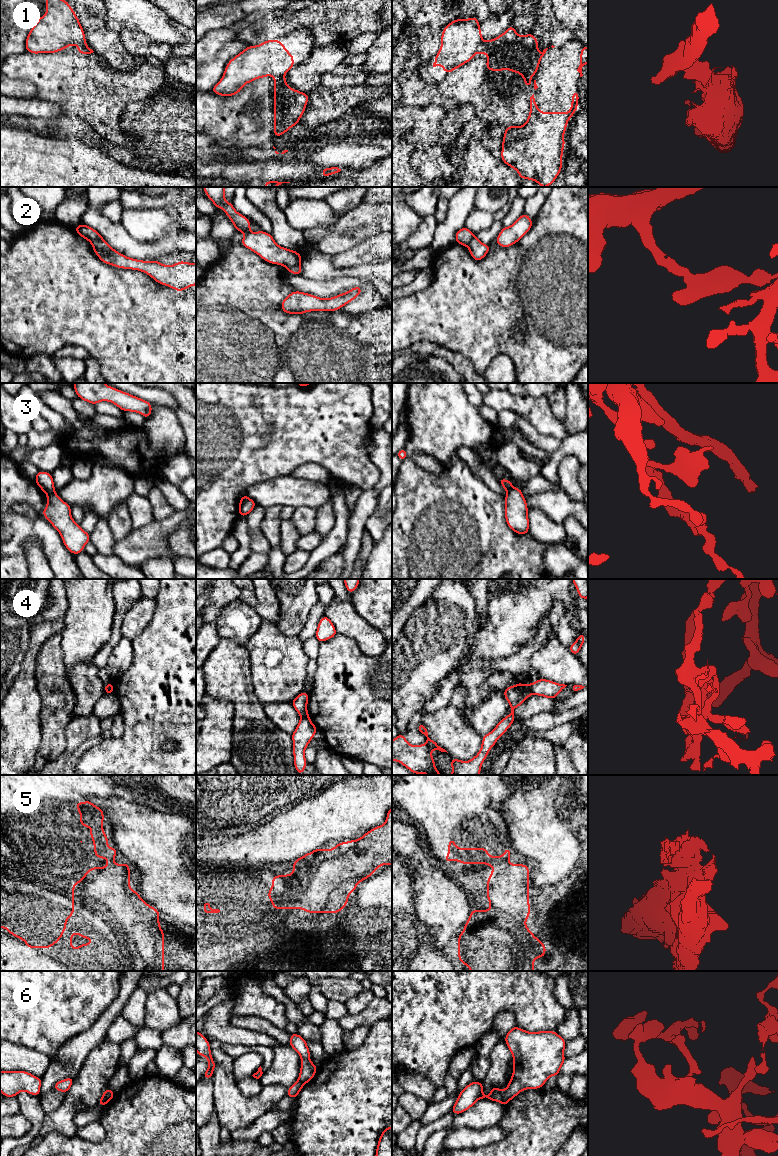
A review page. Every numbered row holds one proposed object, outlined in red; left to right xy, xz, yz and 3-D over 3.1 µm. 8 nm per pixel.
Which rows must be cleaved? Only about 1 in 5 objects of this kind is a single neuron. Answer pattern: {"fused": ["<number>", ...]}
{"fused": ["1", "2", "3", "4", "5", "6"]}

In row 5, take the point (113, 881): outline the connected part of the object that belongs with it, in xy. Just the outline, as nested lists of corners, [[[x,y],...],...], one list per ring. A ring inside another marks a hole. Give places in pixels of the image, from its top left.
[[[90,800],[75,802],[80,813],[81,827],[89,827],[94,844],[96,858],[104,858],[108,865],[92,867],[84,874],[84,892],[91,894],[97,901],[104,895],[104,904],[120,919],[120,924],[137,938],[144,940],[144,949],[148,949],[148,940],[152,938],[152,929],[159,928],[160,913],[149,906],[135,890],[130,889],[130,866],[127,863],[115,864],[115,847],[108,847],[108,837],[103,831],[104,811]]]

